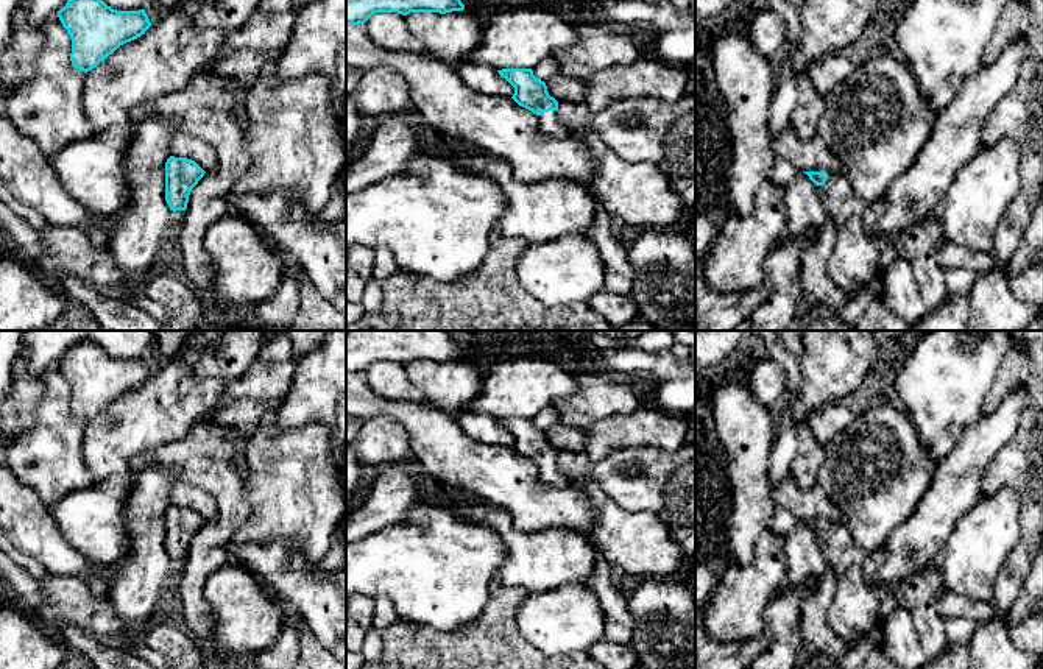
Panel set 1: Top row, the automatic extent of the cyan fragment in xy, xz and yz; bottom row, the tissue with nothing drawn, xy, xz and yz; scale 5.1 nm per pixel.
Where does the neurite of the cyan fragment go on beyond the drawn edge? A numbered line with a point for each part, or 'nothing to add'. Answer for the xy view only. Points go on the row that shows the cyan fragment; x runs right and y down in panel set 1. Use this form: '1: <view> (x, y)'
nothing to add

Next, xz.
1: xz (549, 122)

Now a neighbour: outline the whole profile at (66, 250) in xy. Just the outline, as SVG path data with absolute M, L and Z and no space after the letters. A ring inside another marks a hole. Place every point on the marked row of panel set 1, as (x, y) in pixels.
M47 226L37 235L42 256L28 262L45 281L59 285L62 276L72 276L106 296L123 284L109 246L95 246L84 229Z

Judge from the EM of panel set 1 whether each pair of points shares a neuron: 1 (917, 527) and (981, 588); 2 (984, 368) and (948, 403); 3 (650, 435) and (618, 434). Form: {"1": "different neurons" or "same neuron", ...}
{"1": "different neurons", "2": "same neuron", "3": "same neuron"}

